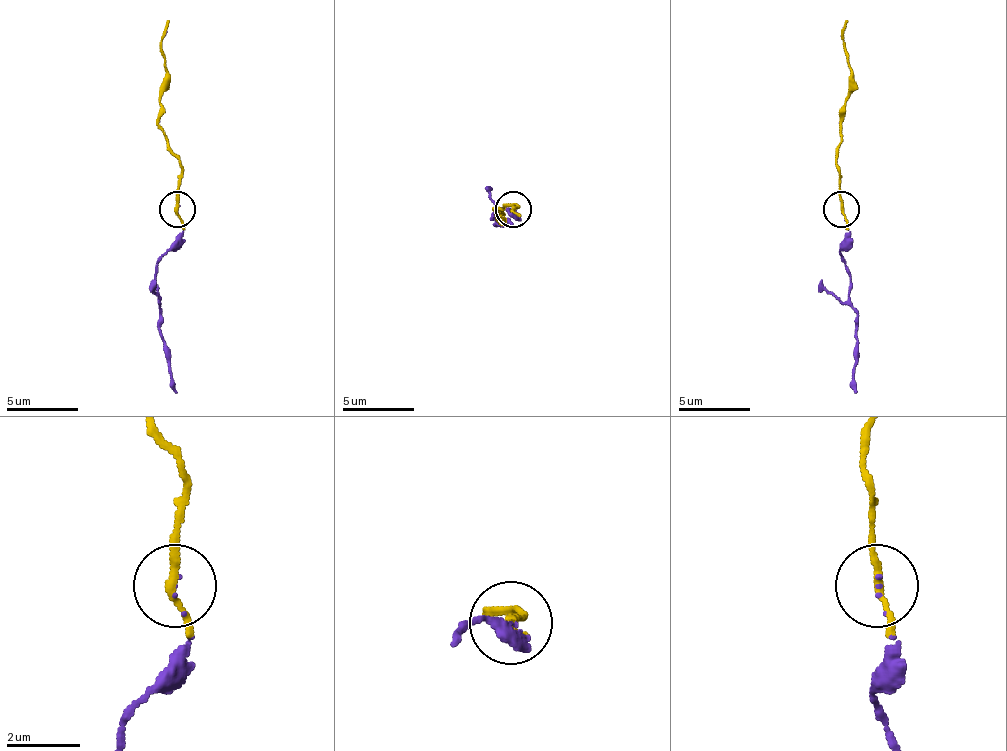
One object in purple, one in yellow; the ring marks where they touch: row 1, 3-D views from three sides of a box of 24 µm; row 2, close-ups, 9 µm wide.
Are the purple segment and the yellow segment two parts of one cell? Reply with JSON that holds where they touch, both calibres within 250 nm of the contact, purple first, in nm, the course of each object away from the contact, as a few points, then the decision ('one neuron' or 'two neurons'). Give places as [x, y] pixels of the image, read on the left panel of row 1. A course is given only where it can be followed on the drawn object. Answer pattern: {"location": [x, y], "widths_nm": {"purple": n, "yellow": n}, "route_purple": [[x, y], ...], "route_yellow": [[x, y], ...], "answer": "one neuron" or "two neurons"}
{"location": [177, 209], "widths_nm": {"purple": 40, "yellow": 190}, "route_purple": [[178, 210], [182, 239], [160, 260], [157, 278], [160, 329], [178, 393]], "route_yellow": [[178, 210], [182, 160], [160, 124], [164, 74], [160, 38], [167, 20]], "answer": "one neuron"}

